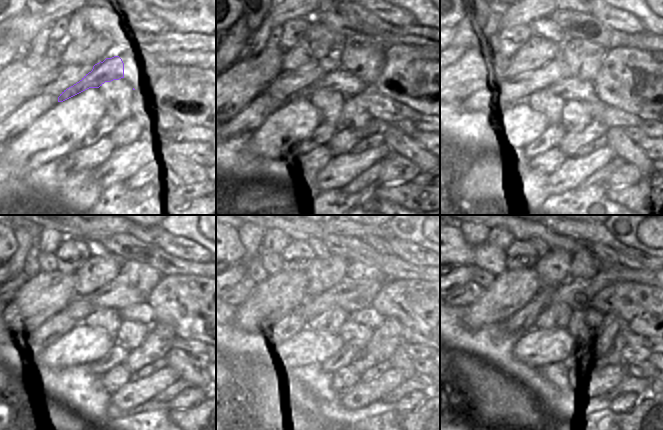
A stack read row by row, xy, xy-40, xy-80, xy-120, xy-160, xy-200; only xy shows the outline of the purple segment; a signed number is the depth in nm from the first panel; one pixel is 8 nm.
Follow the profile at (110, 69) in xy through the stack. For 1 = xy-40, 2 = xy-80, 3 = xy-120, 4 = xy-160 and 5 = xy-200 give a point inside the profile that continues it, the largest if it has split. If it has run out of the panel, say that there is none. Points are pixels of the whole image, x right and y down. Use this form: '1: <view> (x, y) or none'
1: xy-40 (340, 80)
2: xy-80 (574, 88)
3: xy-120 (142, 313)
4: xy-160 (368, 316)
5: xy-200 (593, 314)

